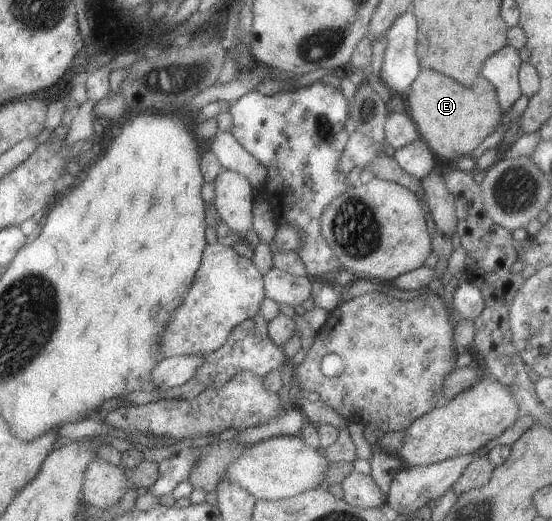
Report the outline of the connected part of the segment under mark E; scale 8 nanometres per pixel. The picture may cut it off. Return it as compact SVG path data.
M423 69L414 83L408 105L409 113L417 122L423 139L442 159L454 162L477 150L497 130L504 117L497 101L497 89L488 79L479 76L473 87L465 87L454 77L434 69Z

